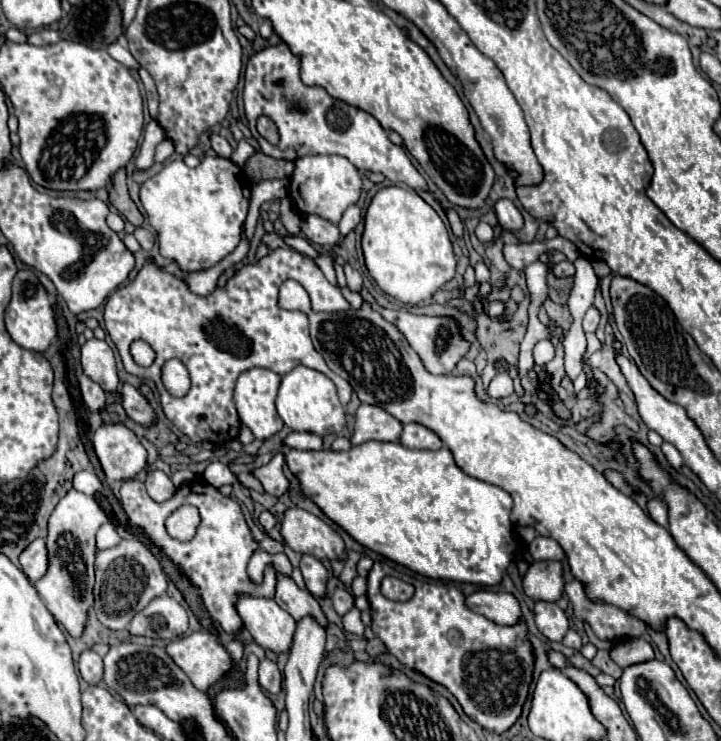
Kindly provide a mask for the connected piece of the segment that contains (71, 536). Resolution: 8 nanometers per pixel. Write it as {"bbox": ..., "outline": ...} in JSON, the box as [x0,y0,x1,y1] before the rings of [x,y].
{"bbox":[34,489,108,637],"outline":[[[70,489],[56,505],[48,521],[48,553],[50,567],[48,573],[34,583],[38,595],[42,597],[46,609],[54,615],[54,619],[72,635],[80,637],[86,625],[86,611],[94,605],[94,557],[96,557],[96,531],[108,517],[102,507],[76,489]]]}

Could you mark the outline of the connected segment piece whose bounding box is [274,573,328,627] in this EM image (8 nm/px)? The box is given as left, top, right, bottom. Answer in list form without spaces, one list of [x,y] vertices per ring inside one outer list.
[[[276,573],[276,595],[274,595],[274,601],[284,611],[288,611],[296,621],[302,619],[304,615],[314,615],[324,627],[328,625],[320,603],[306,589],[300,589],[294,583],[294,579],[288,577],[288,575]]]

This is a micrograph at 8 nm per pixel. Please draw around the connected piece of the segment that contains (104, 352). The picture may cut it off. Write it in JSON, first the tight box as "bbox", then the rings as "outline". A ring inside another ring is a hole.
{"bbox":[82,339,118,391],"outline":[[[88,339],[82,345],[82,369],[84,373],[96,381],[104,391],[116,391],[118,375],[112,347],[104,339]]]}

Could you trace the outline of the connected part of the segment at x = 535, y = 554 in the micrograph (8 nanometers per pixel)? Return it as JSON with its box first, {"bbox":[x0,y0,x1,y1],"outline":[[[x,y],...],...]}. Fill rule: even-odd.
{"bbox":[530,535,564,561],"outline":[[[538,535],[532,543],[530,543],[530,555],[534,561],[550,561],[550,559],[564,559],[564,549],[550,537],[542,537]]]}

